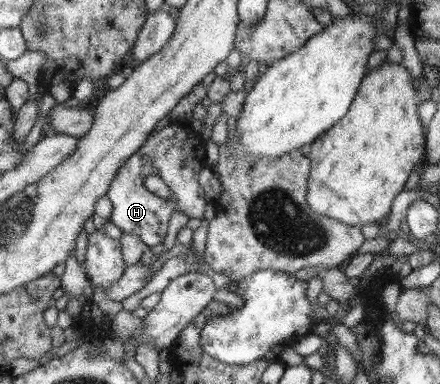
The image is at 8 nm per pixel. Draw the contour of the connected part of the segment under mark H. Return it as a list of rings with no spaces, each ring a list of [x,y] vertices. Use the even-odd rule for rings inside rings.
[[[174,119],[158,133],[150,133],[146,143],[134,153],[114,177],[106,196],[113,204],[109,221],[123,233],[137,235],[149,248],[163,243],[172,213],[160,213],[160,197],[148,191],[144,181],[149,175],[160,176],[170,188],[174,199],[166,199],[166,211],[183,212],[188,218],[204,219],[208,201],[198,183],[200,171],[205,167],[206,145],[200,133],[195,132],[188,120]]]

